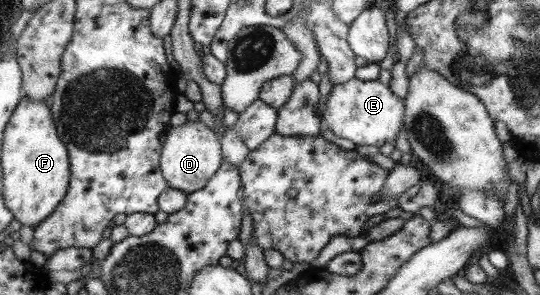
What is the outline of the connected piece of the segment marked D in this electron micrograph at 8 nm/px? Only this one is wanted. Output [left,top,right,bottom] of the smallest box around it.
[159,120,222,193]

